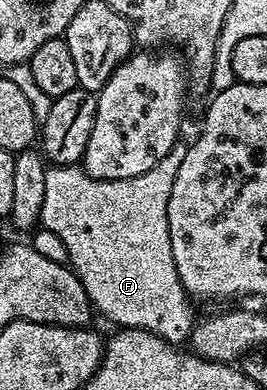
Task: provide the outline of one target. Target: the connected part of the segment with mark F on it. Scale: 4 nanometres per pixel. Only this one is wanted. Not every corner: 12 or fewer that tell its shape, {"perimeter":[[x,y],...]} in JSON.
{"perimeter":[[186,145],[147,174],[47,167],[40,227],[92,307],[184,345],[167,198]]}

